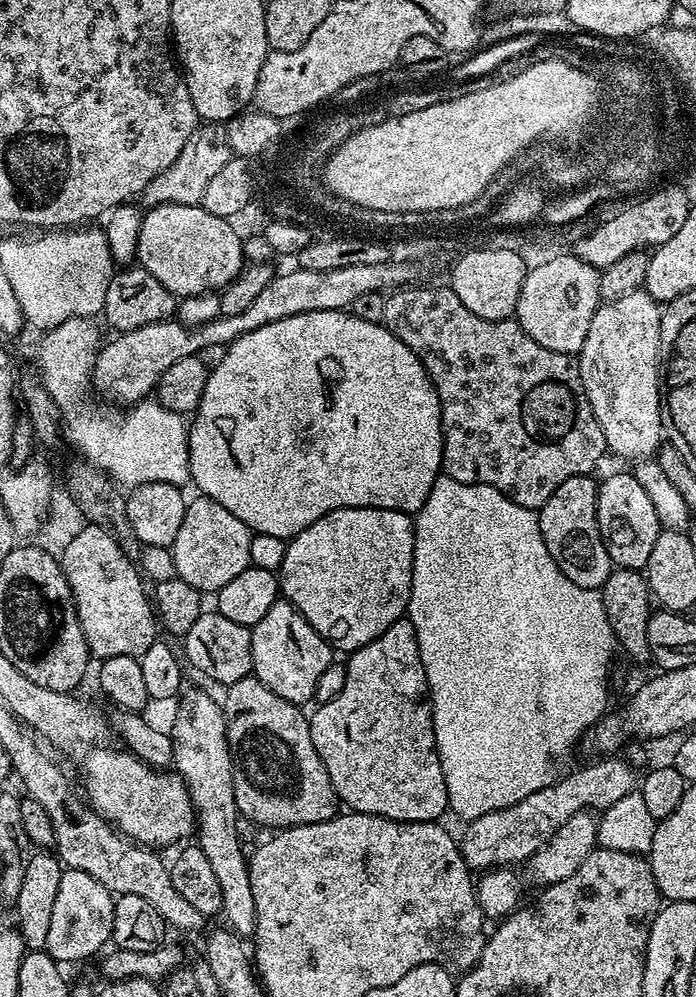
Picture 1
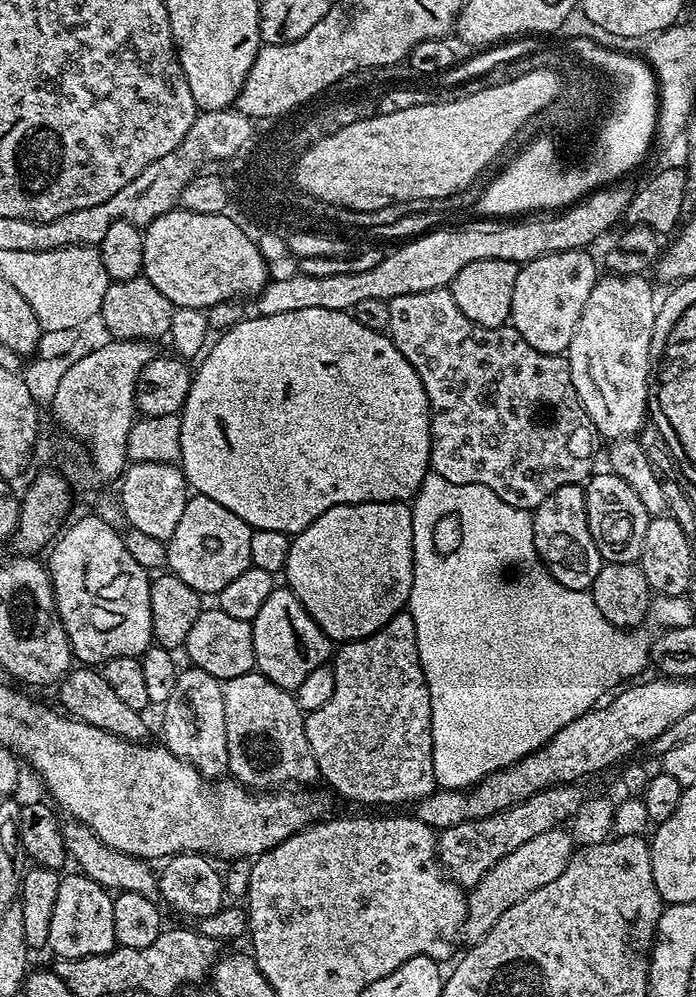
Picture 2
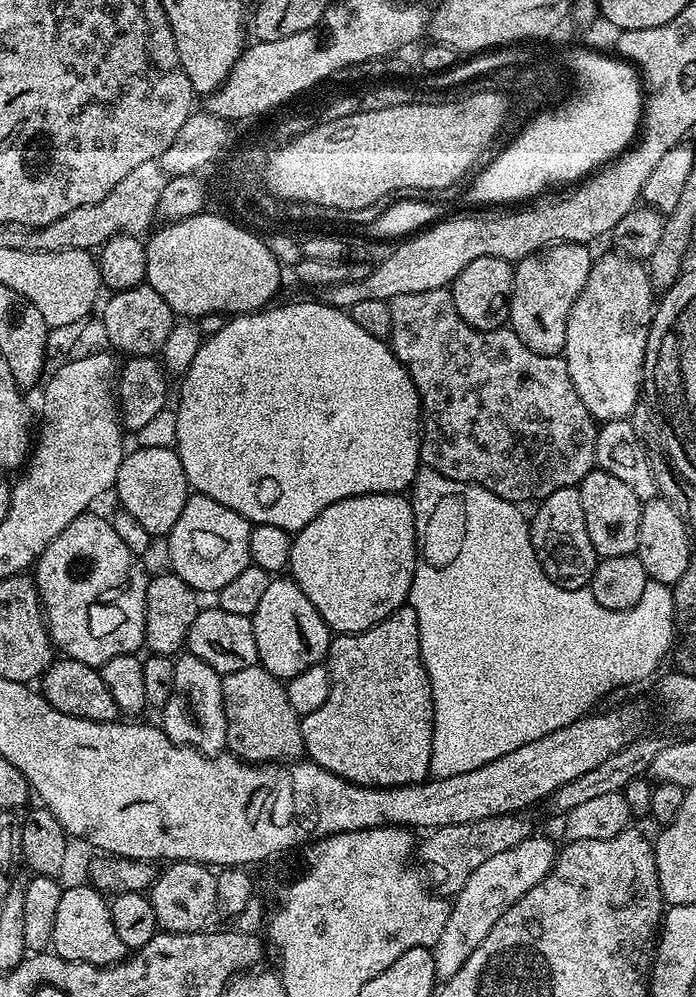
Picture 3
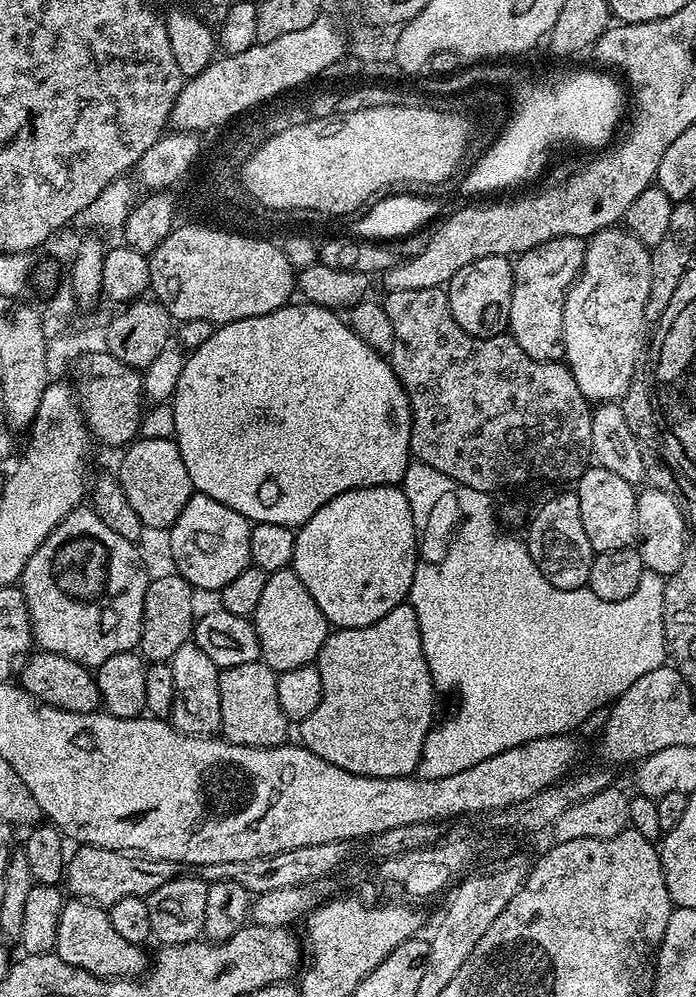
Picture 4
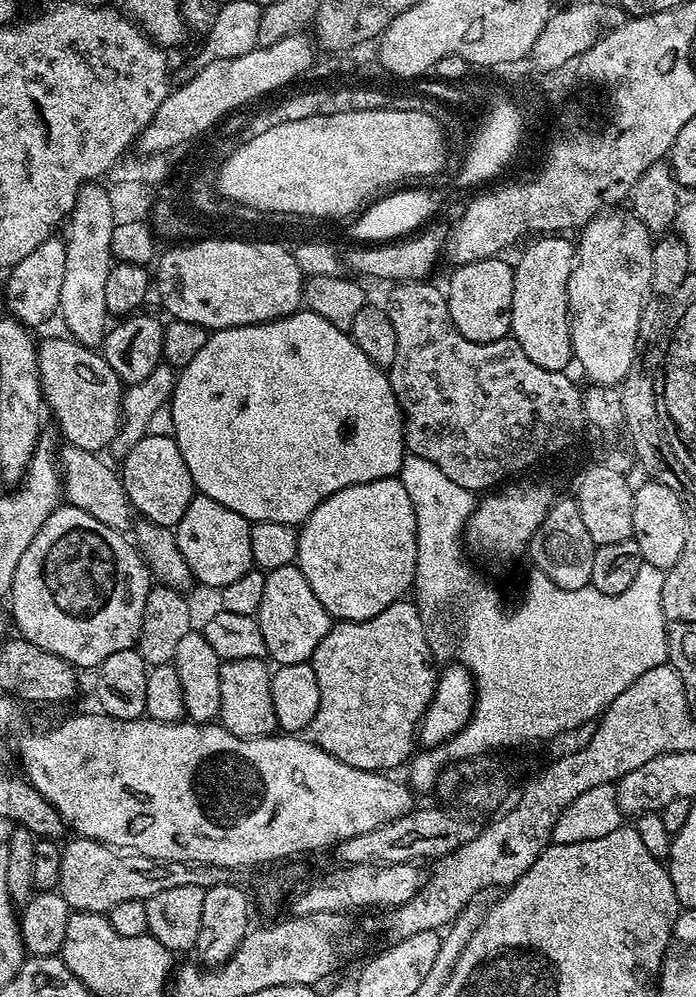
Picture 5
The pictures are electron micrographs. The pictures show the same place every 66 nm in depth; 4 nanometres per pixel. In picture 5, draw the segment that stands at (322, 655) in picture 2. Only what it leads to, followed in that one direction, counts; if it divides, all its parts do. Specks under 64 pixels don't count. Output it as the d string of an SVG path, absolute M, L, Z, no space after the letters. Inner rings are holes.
M296 564L278 566L278 570L267 573L258 619L262 638L266 638L267 659L276 660L277 665L309 663L314 650L318 650L318 642L326 638L334 623Z

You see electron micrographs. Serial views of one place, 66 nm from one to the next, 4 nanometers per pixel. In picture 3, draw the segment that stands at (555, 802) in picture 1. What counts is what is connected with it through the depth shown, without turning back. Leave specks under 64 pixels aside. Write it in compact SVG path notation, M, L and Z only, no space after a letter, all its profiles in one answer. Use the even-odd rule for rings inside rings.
M513 814L510 816L495 816L482 818L478 822L462 822L458 826L442 826L429 831L424 841L418 844L418 864L426 877L427 883L432 886L444 884L443 891L455 894L466 886L466 878L487 862L494 858L494 854L502 854L502 850L510 850L510 846L518 846L528 836L533 835L534 828L527 820L527 815Z

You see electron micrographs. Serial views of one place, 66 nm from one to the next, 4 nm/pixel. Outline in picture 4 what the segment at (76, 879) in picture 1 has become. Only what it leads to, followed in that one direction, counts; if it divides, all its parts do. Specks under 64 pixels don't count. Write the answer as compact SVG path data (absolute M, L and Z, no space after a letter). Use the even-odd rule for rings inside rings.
M75 898L65 903L62 918L58 918L58 942L54 951L62 958L62 962L70 962L70 966L90 970L90 974L103 976L106 980L119 976L139 978L150 964L149 953L144 953L145 949L141 945L126 942L126 938L121 938L114 931L103 907Z

